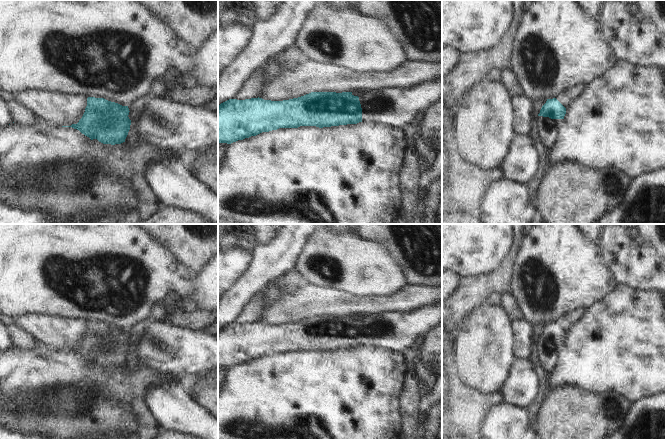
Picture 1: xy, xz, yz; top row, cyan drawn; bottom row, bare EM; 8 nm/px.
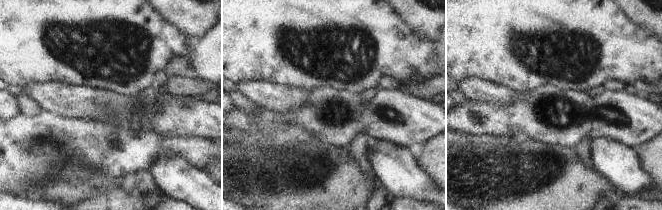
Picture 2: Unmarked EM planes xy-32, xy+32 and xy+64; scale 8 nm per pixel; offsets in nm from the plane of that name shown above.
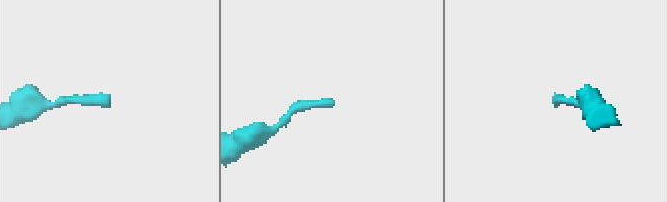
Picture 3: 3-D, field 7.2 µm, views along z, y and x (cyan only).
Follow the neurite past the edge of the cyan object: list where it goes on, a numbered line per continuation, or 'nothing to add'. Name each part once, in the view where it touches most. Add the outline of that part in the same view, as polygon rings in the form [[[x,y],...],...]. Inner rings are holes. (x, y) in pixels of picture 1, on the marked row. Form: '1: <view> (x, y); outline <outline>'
1: xz (397, 107); outline [[[429,81],[409,88],[384,88],[358,95],[362,123],[405,127],[426,108],[442,98],[442,81]]]

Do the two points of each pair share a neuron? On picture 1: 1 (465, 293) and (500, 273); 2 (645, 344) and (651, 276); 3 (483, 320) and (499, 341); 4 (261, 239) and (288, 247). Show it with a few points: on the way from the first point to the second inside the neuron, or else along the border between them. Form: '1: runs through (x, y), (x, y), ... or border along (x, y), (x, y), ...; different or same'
1: runs through (474, 291), (491, 282); same
2: border along (627, 285), (654, 292); different
3: runs through (487, 325), (487, 329), (494, 336); same
4: border along (276, 234), (266, 244), (256, 246); different

